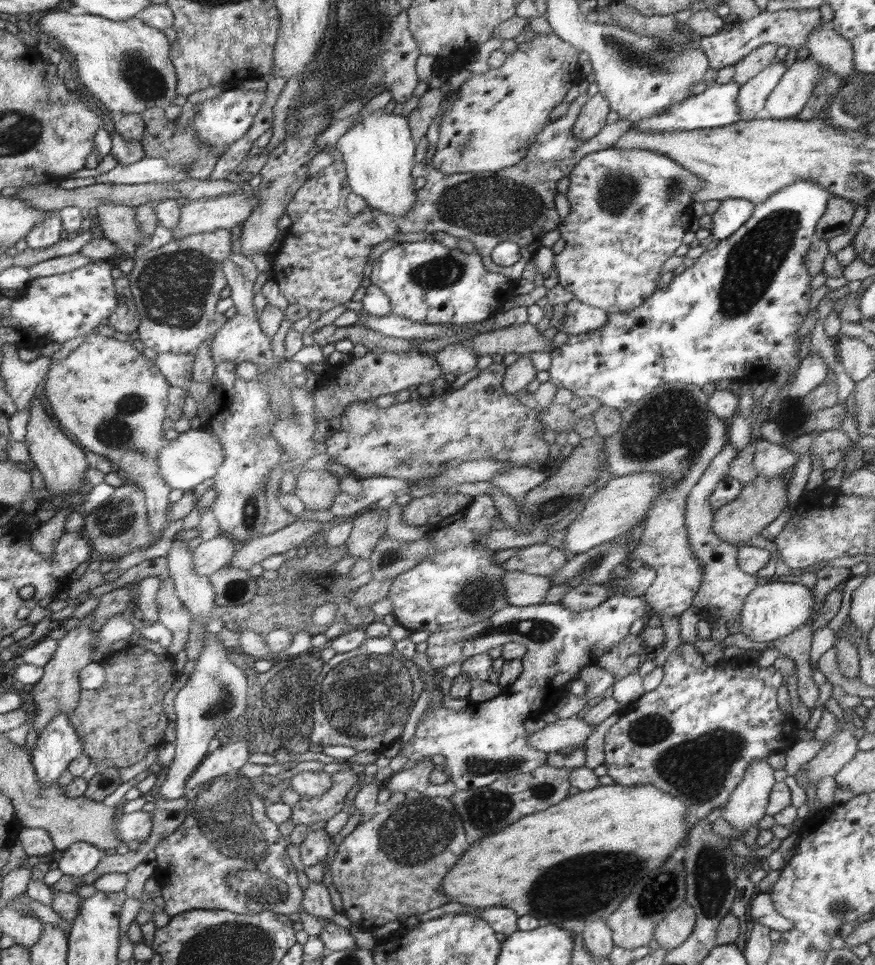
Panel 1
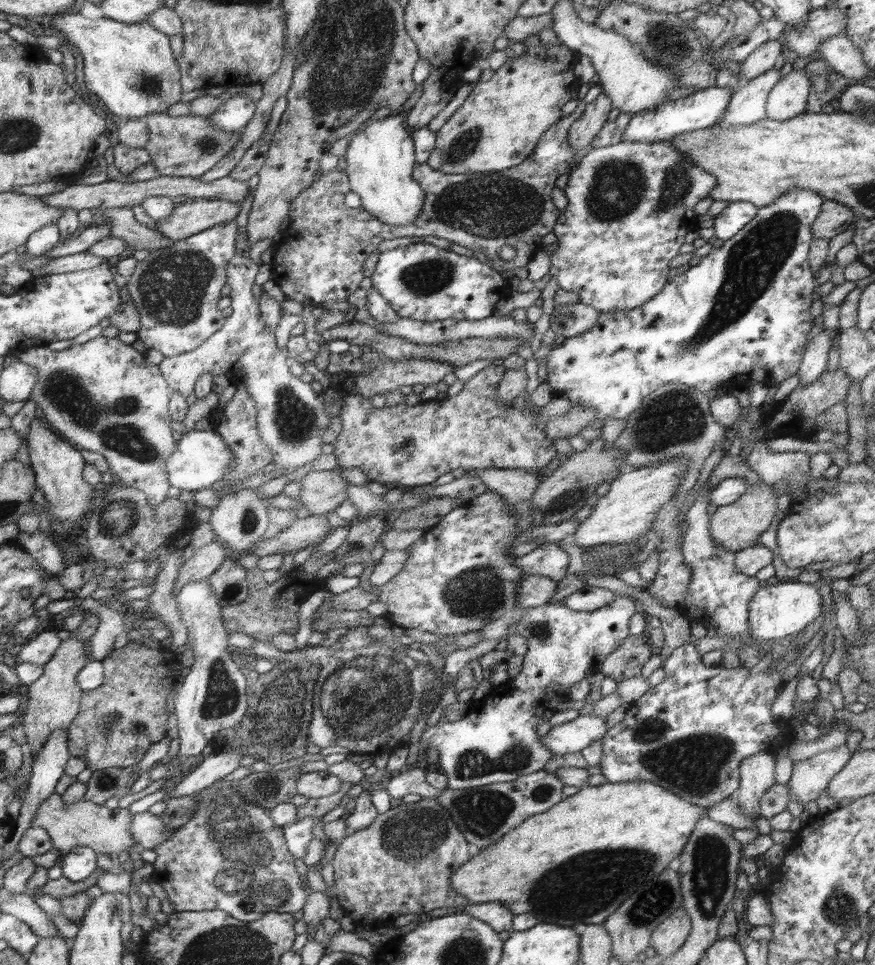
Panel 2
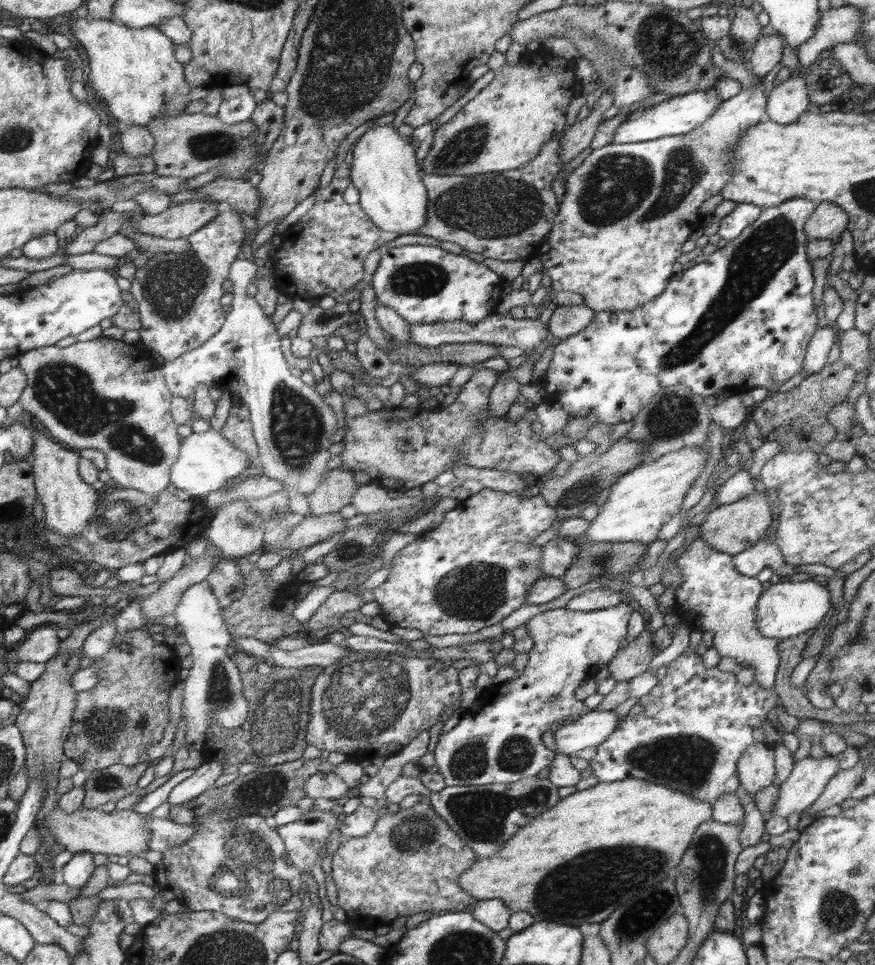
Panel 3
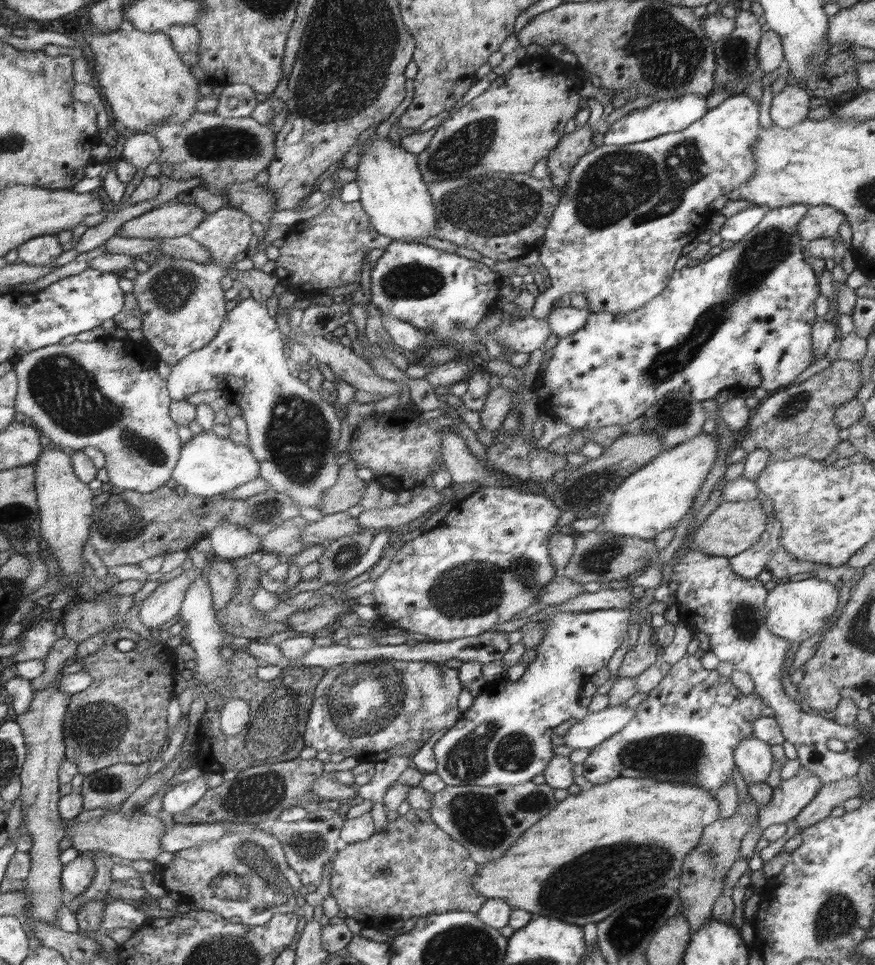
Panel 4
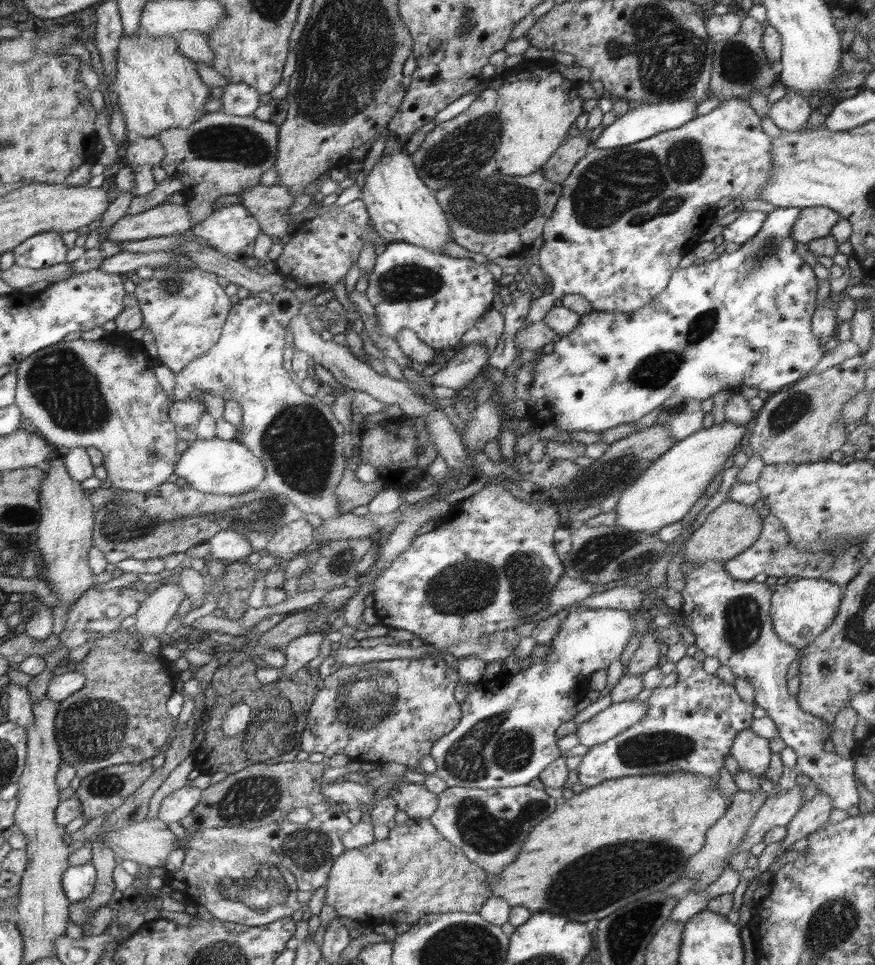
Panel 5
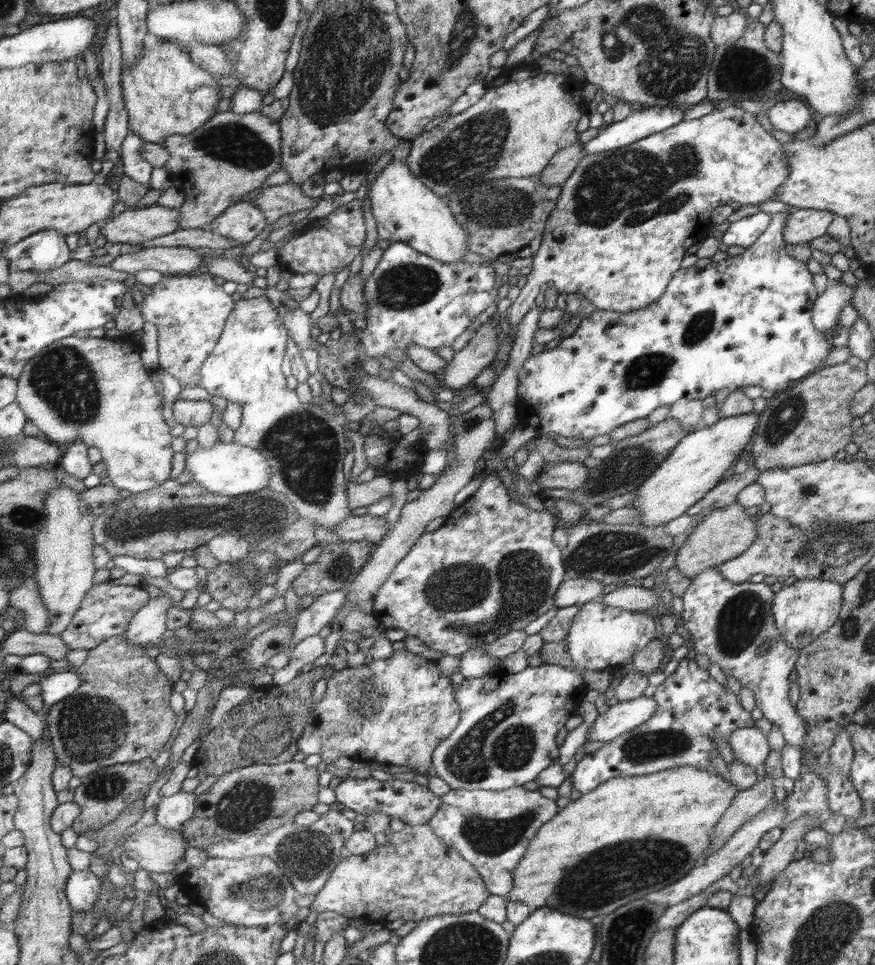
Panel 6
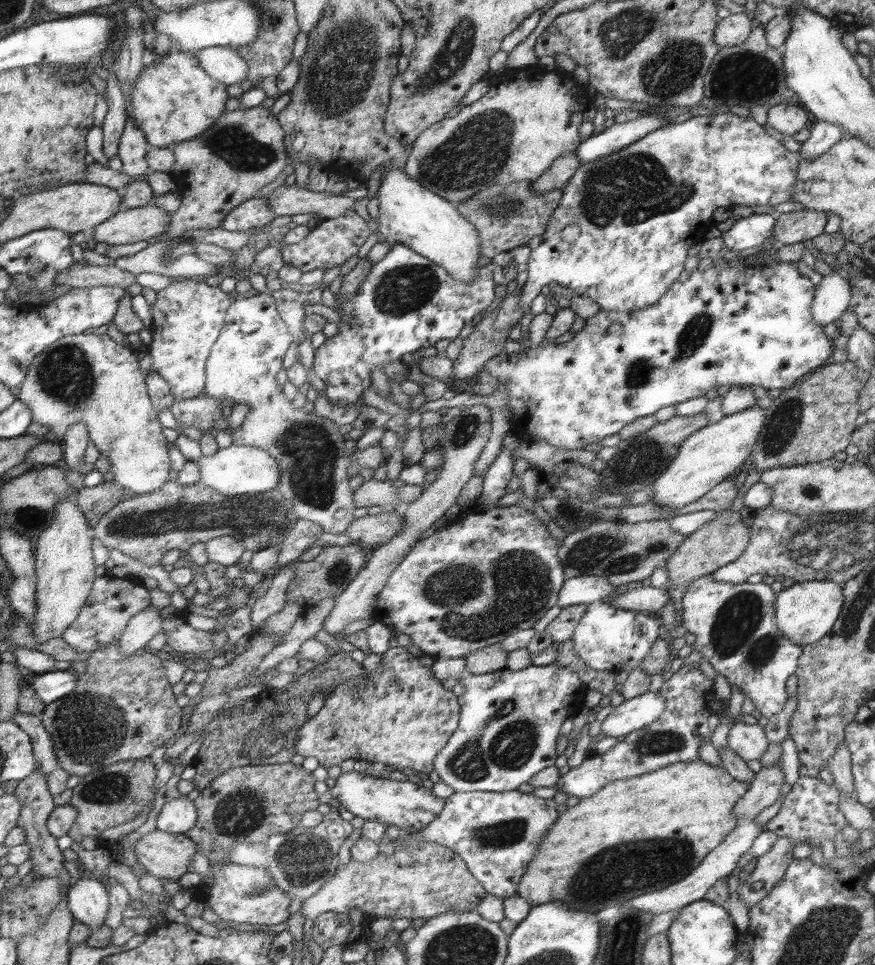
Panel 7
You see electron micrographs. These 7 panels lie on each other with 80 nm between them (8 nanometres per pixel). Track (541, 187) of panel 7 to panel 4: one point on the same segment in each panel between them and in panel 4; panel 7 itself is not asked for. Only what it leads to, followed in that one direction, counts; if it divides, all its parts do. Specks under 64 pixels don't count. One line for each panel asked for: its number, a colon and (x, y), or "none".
4: (572, 146)
5: (557, 168)
6: (564, 162)

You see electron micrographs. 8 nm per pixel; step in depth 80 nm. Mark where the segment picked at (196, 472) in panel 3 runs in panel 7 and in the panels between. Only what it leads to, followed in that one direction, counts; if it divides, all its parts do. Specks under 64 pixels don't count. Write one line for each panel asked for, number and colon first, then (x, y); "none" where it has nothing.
4: (209, 465)
5: (224, 467)
6: (231, 470)
7: (236, 470)

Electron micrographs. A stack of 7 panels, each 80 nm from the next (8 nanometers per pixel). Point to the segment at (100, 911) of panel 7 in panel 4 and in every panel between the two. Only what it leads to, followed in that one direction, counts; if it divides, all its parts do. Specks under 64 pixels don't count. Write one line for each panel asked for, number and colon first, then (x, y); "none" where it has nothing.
4: (77, 875)
5: (79, 882)
6: (83, 889)

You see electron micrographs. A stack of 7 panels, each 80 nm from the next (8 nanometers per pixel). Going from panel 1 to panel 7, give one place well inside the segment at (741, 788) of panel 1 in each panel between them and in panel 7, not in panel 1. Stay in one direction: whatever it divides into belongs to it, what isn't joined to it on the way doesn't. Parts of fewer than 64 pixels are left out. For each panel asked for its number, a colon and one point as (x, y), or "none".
2: (757, 772)
3: (756, 767)
4: (752, 756)
5: (751, 751)
6: (750, 746)
7: (749, 741)

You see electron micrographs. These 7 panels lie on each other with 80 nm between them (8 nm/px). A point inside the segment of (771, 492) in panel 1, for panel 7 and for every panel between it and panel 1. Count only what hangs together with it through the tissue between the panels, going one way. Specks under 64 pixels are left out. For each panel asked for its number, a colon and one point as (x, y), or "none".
2: (736, 526)
3: (732, 528)
4: (732, 528)
5: (731, 528)
6: (725, 533)
7: (714, 545)

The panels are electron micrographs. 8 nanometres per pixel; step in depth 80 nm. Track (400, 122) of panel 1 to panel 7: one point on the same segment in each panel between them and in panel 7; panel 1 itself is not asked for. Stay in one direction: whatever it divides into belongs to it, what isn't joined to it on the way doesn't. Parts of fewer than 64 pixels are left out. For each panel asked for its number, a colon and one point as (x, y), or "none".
2: (380, 158)
3: (385, 170)
4: (393, 191)
5: (404, 208)
6: (406, 210)
7: (410, 214)

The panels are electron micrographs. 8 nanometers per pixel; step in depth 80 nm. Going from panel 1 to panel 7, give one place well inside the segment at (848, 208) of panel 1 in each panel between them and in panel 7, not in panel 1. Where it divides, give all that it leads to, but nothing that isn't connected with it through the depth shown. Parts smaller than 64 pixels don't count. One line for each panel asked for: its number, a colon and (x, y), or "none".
2: (834, 218)
3: (828, 221)
4: (823, 221)
5: (812, 223)
6: (802, 225)
7: (799, 226)

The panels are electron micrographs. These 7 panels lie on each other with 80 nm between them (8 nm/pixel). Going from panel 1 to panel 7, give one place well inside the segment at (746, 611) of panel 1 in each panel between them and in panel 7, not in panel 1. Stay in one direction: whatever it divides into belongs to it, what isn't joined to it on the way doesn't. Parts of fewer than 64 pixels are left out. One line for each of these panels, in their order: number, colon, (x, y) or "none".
2: (783, 609)
3: (787, 609)
4: (794, 611)
5: (801, 610)
6: (802, 611)
7: (806, 611)

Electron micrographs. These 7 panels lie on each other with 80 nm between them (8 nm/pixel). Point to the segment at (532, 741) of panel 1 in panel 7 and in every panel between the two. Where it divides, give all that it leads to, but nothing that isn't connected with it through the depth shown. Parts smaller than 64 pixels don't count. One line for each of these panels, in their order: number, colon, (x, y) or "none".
2: (573, 736)
3: (594, 727)
4: (593, 729)
5: (619, 716)
6: (624, 716)
7: (632, 714)

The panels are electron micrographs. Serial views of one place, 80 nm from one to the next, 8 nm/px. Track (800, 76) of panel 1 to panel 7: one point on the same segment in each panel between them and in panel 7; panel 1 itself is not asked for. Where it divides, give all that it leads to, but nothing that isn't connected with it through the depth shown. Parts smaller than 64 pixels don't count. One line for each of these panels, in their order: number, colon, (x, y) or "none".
2: (788, 98)
3: (789, 100)
4: (791, 106)
5: (791, 113)
6: (790, 116)
7: (787, 119)

